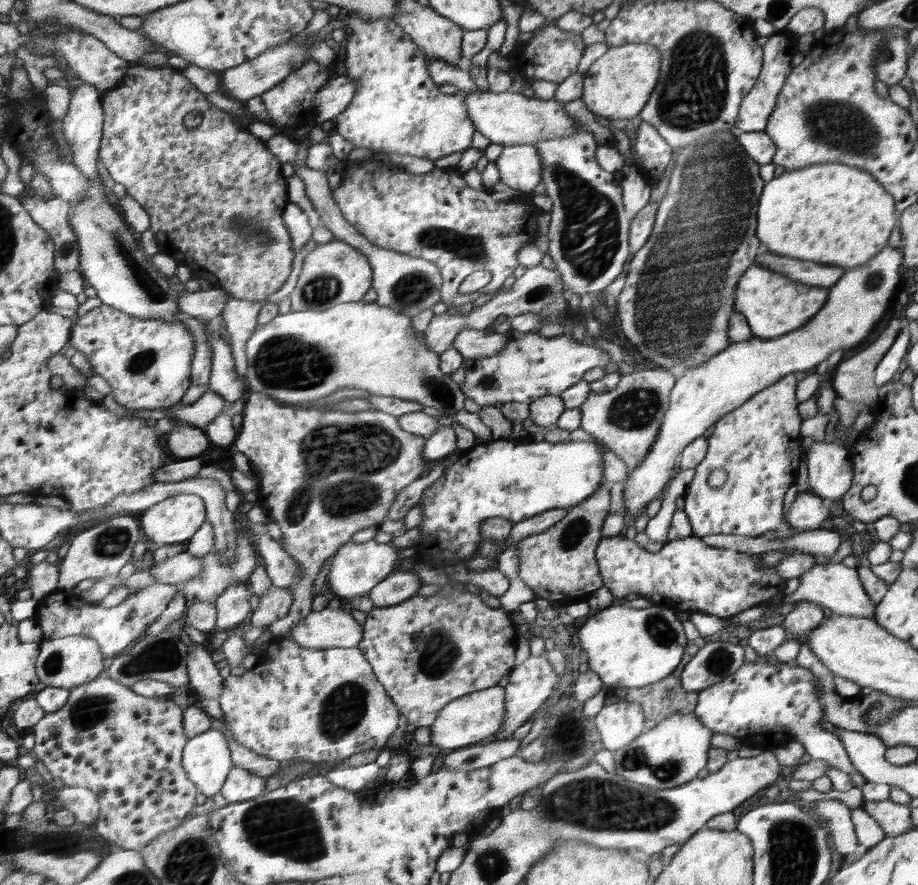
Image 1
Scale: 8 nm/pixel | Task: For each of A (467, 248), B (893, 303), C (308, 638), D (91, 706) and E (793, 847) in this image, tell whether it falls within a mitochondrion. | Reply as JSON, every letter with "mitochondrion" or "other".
{"A":"mitochondrion","B":"other","C":"other","D":"mitochondrion","E":"mitochondrion"}

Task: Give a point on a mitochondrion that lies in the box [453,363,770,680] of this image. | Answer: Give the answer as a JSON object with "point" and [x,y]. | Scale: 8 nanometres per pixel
{"point":[638,407]}

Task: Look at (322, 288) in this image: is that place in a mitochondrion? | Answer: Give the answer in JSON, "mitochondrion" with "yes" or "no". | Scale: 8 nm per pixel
{"mitochondrion":"yes"}

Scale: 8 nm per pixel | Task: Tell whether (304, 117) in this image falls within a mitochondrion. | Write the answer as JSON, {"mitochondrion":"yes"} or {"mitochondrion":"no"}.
{"mitochondrion":"no"}

